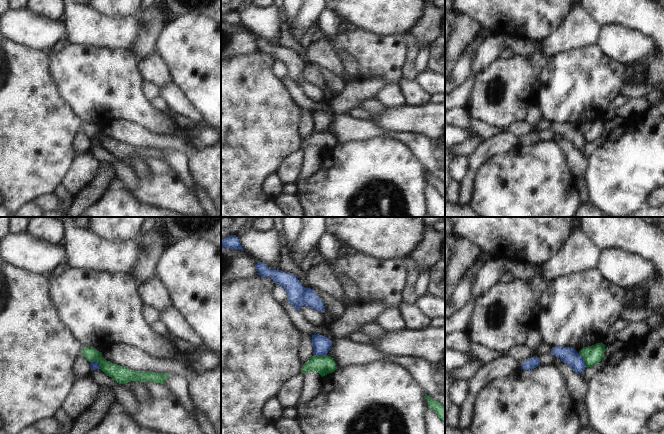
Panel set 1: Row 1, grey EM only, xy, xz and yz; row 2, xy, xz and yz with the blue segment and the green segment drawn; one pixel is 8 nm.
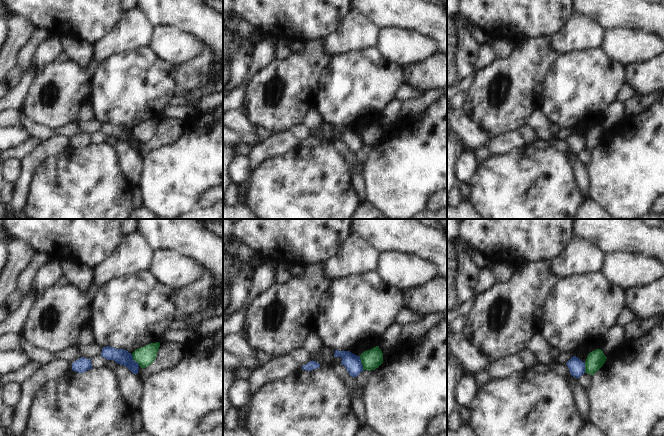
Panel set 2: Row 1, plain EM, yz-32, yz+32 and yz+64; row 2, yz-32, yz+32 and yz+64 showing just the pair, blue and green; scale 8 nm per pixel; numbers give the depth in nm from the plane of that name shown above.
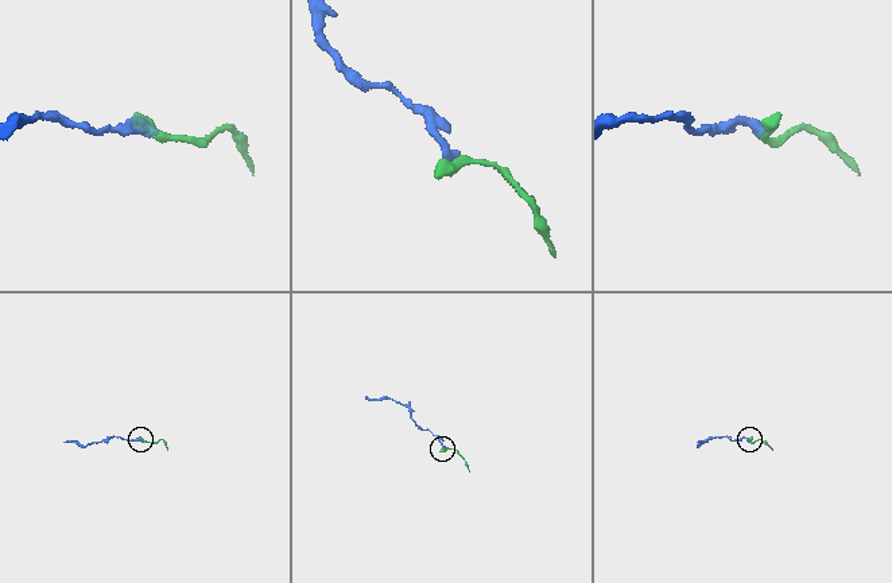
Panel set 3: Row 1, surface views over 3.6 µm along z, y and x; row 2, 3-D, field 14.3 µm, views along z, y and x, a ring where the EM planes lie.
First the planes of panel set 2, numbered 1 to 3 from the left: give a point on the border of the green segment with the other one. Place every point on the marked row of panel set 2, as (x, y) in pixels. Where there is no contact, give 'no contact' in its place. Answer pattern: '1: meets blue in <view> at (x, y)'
1: meets blue in yz-32 at (133, 360)
2: meets blue in yz+32 at (361, 363)
3: meets blue in yz+64 at (584, 367)

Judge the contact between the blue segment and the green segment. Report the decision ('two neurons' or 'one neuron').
two neurons

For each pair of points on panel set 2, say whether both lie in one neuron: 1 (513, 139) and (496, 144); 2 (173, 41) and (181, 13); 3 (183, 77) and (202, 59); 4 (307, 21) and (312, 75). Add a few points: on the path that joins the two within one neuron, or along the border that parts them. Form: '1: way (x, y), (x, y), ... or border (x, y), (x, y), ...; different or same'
1: way (509, 141), (500, 144); same
2: border (155, 26), (175, 26), (198, 39); different
3: way (188, 73), (197, 64); same
4: border (325, 38), (305, 41), (303, 43); different

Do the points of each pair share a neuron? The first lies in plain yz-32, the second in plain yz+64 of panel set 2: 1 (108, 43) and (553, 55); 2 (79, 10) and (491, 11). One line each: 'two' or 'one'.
1: two
2: one

